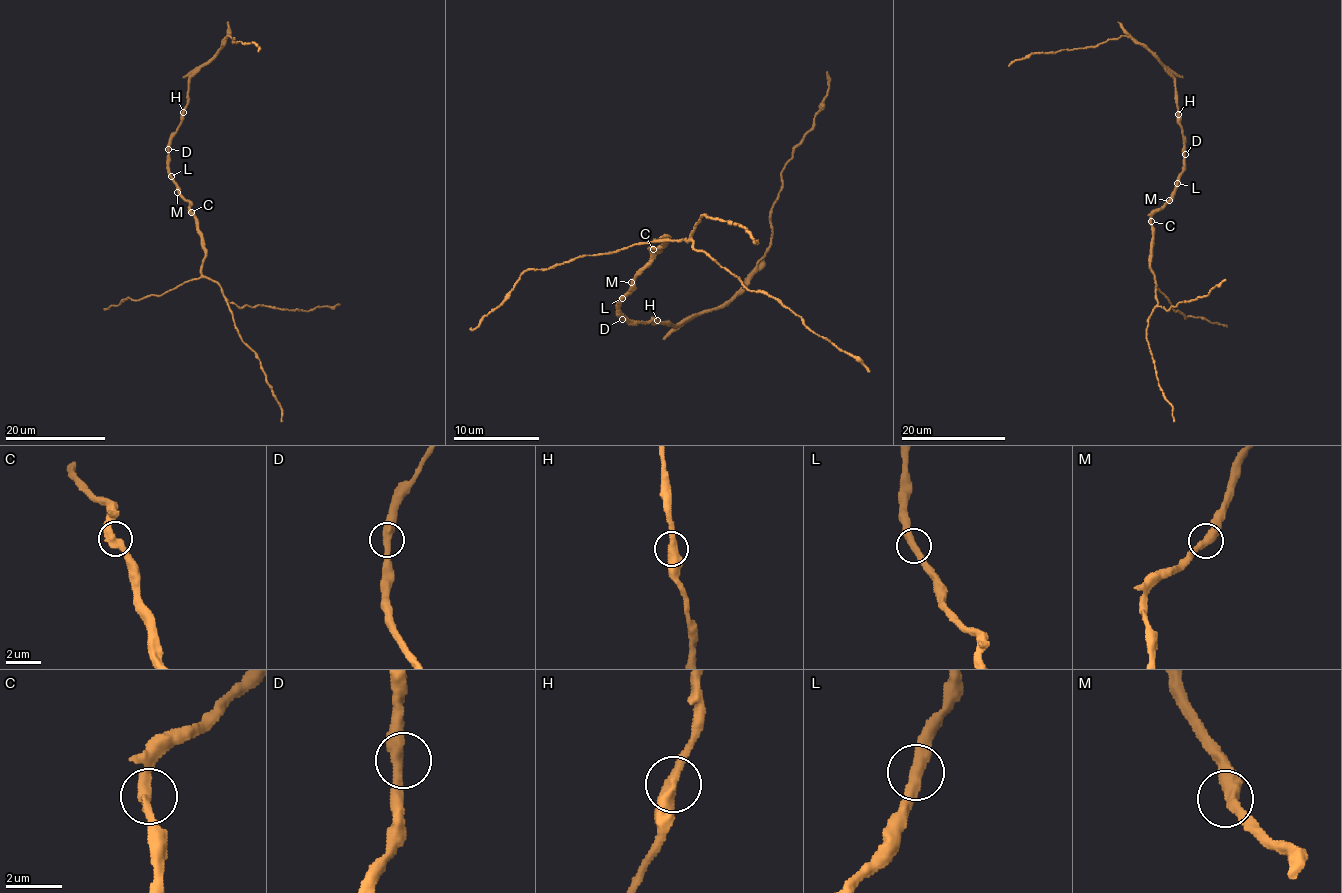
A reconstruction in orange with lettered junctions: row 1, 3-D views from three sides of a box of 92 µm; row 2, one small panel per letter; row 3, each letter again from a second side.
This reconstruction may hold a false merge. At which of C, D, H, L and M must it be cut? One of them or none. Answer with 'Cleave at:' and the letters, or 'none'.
Cleave at: none

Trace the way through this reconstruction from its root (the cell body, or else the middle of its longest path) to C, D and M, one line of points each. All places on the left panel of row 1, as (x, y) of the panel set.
C: (171, 176), (191, 211)
D: (171, 176), (168, 149)
M: (171, 176), (177, 192)

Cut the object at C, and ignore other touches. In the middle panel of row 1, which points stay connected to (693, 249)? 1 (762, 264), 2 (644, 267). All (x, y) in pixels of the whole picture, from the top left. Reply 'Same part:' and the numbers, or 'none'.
Same part: none

